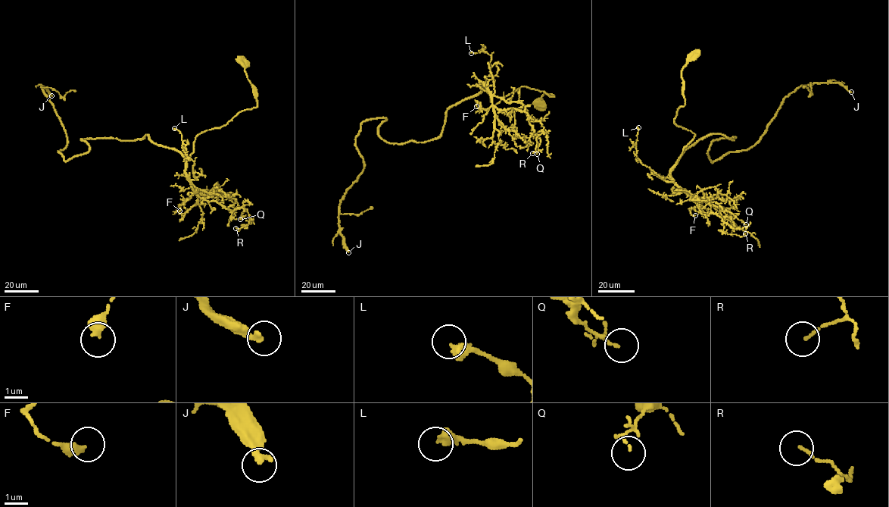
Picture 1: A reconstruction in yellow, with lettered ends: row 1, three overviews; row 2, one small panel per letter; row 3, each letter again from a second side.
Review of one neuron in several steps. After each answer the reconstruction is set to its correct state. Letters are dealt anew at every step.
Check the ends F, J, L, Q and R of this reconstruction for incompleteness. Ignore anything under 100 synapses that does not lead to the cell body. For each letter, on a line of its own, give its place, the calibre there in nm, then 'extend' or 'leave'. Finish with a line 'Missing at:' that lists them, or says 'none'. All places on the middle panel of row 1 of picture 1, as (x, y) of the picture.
F: at (476, 106); 440 nm thick; leave
J: at (348, 252); 300 nm thick; extend
L: at (471, 53); 460 nm thick; leave
Q: at (537, 154); 70 nm thick; leave
R: at (532, 153); 100 nm thick; leave
Missing at: J

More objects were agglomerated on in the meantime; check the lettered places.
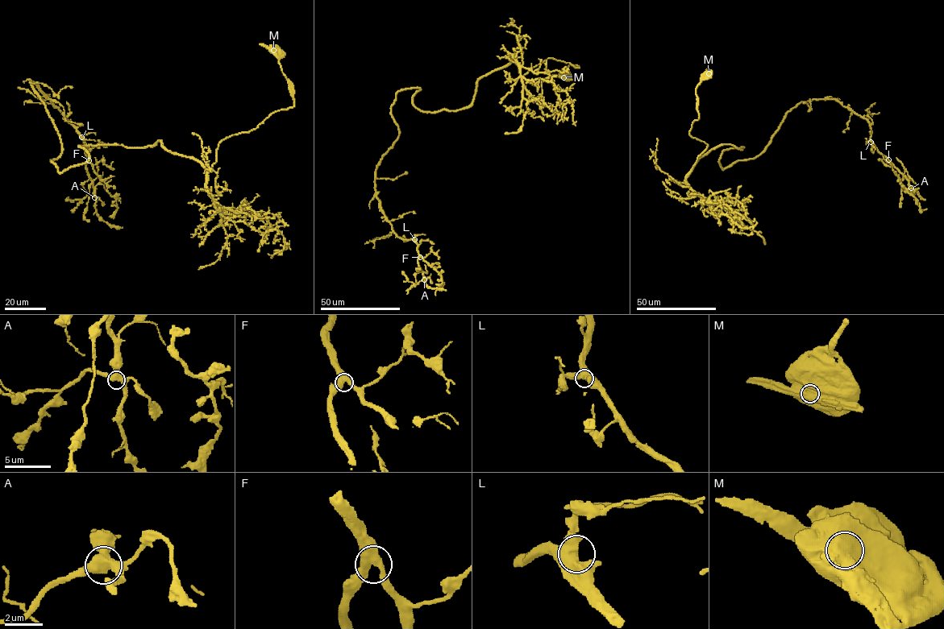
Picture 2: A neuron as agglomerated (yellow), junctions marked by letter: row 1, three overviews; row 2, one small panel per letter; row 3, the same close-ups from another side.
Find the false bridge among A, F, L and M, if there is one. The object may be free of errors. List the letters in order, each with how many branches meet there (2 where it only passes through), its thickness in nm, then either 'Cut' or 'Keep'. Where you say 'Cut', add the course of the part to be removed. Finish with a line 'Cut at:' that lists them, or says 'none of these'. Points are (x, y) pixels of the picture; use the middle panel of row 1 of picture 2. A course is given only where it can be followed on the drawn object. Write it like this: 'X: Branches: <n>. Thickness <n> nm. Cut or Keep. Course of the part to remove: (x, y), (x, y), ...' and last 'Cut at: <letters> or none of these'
A: Branches: 3. Thickness 500 nm. Keep
F: Branches: 3. Thickness 460 nm. Keep
L: Branches: 3. Thickness 550 nm. Keep
M: Branches: 1. Thickness 1150 nm. Cut. Course of the part to remove: (563, 76), (552, 75)
Cut at: M

